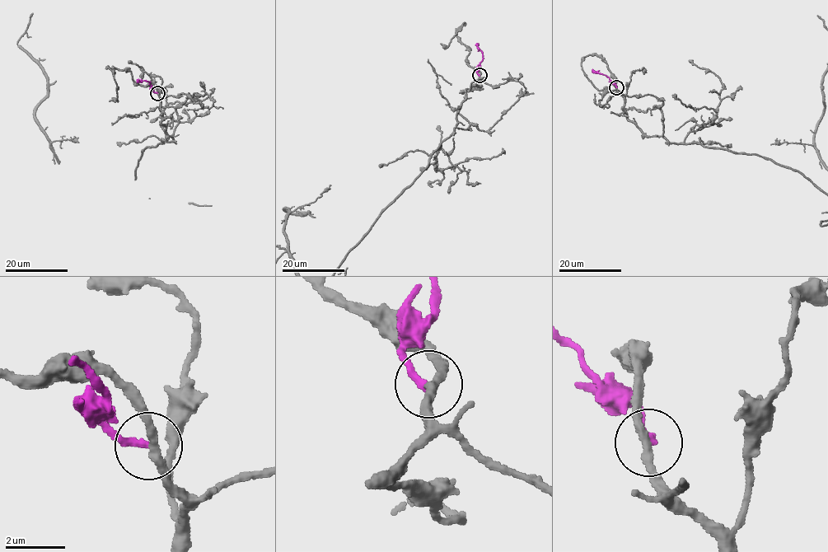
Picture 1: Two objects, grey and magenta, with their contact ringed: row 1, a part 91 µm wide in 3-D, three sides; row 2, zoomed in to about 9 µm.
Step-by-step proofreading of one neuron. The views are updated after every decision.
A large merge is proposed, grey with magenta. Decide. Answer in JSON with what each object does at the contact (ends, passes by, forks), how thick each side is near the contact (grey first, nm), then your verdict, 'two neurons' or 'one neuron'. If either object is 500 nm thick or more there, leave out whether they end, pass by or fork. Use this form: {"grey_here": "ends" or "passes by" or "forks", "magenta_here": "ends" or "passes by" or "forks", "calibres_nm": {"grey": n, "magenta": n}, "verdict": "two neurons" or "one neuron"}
{"grey_here": "passes by", "magenta_here": "ends", "calibres_nm": {"grey": 280, "magenta": 240}, "verdict": "two neurons"}

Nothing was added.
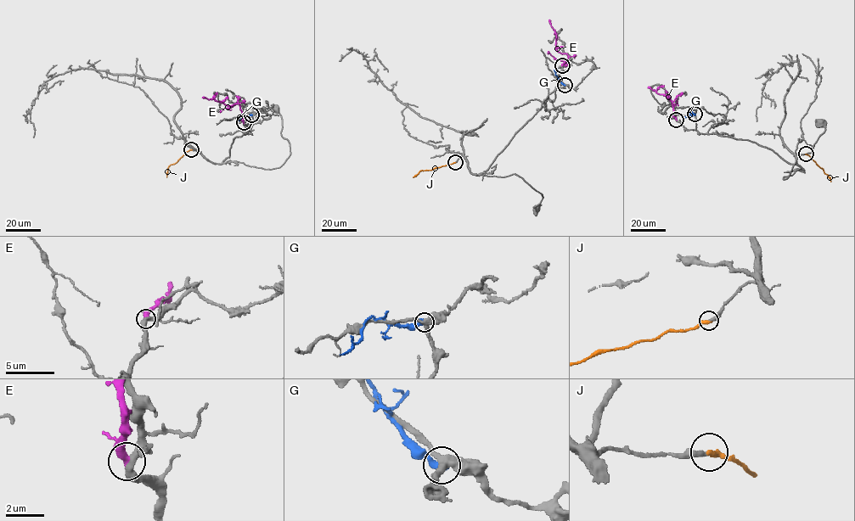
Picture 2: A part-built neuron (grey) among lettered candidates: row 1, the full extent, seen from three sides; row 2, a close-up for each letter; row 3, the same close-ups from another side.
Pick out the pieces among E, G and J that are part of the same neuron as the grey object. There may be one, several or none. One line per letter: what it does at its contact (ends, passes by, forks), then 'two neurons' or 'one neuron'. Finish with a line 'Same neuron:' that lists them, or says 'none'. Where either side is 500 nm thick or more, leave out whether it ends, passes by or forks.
E: it ends; two neurons
G: it ends; two neurons
J: it ends; one neuron
Same neuron: J

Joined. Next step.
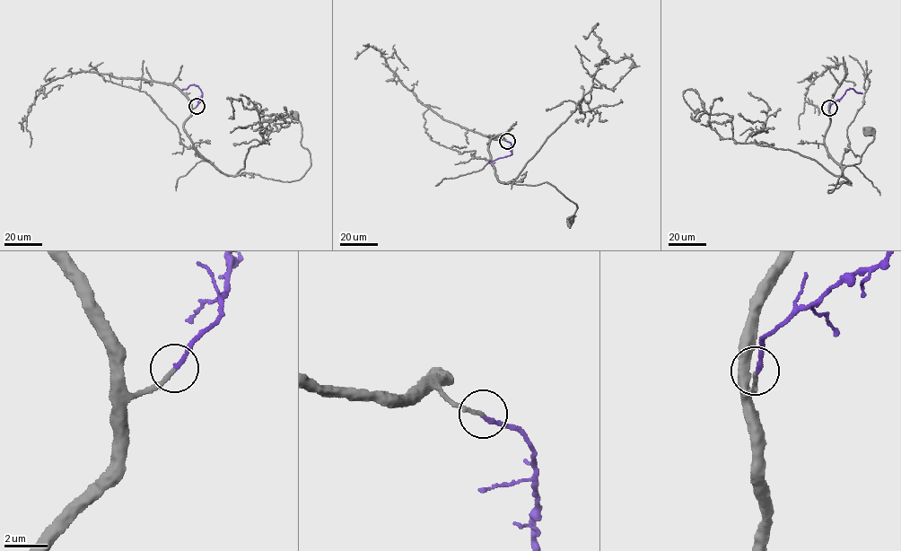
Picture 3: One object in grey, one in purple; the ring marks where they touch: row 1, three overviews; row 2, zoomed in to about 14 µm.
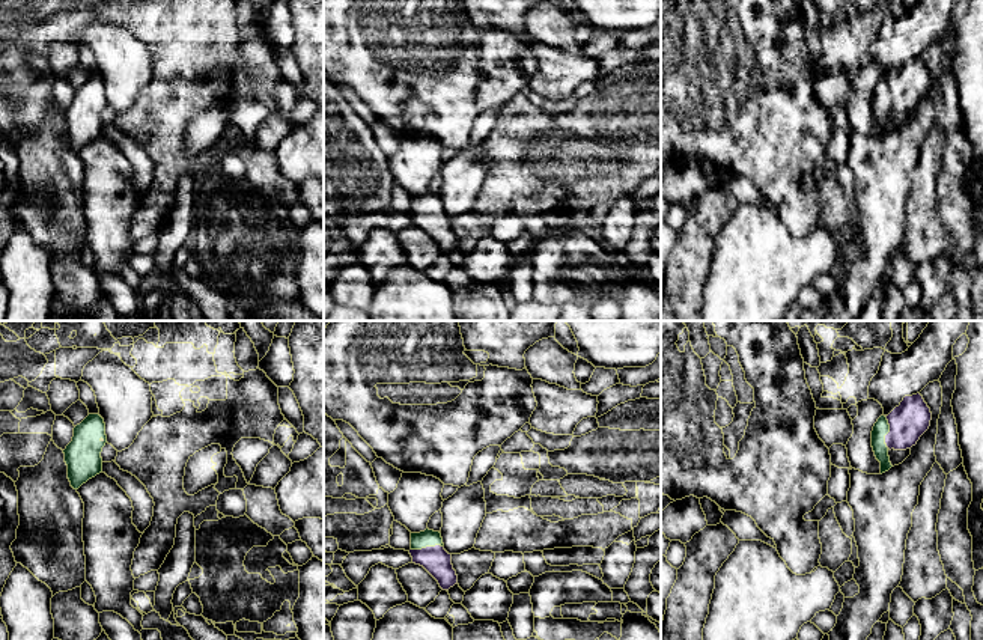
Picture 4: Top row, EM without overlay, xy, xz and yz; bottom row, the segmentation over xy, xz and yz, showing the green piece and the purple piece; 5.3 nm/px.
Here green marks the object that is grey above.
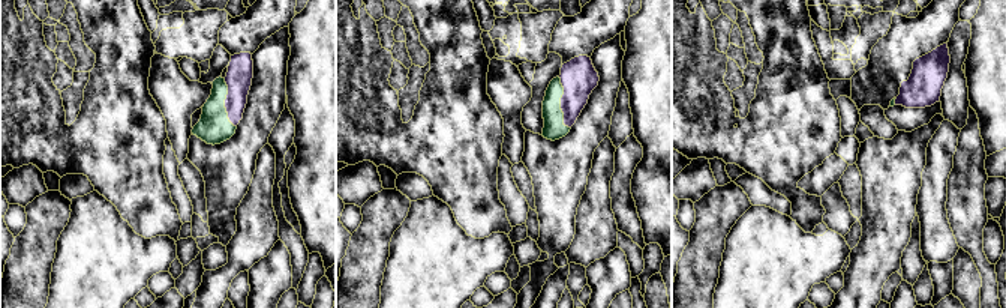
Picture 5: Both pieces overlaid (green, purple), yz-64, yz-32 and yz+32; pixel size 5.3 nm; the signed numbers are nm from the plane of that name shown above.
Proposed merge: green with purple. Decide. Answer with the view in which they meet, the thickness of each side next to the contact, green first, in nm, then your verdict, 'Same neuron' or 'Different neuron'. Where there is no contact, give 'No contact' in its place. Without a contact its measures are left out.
Touches green in yz. Thickness 90 nm (green) against 200 nm. Same neuron

